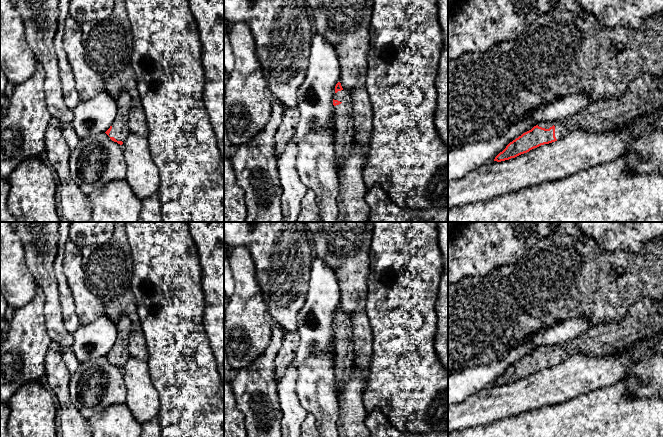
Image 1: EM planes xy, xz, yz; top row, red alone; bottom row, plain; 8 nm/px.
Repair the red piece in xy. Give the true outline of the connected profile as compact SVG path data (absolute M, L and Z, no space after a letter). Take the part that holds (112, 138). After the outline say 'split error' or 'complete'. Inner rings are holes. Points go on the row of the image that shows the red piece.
M129 93L118 96L116 100L117 116L114 123L105 132L112 141L122 145L125 138L132 134L128 126L128 118L130 116L130 107L132 105L132 97Z; split error

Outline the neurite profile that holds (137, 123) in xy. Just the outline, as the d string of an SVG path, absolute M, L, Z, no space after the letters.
M114 0L112 14L106 20L81 24L81 31L87 63L103 79L106 90L115 101L122 94L131 95L132 105L128 126L133 134L147 137L148 126L145 112L137 90L136 75L131 65L133 36L124 0Z

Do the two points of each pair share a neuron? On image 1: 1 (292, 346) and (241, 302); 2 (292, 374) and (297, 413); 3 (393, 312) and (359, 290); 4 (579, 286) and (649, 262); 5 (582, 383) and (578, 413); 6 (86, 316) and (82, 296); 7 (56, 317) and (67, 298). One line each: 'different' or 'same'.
1: different
2: same
3: different
4: same
5: different
6: same
7: different

